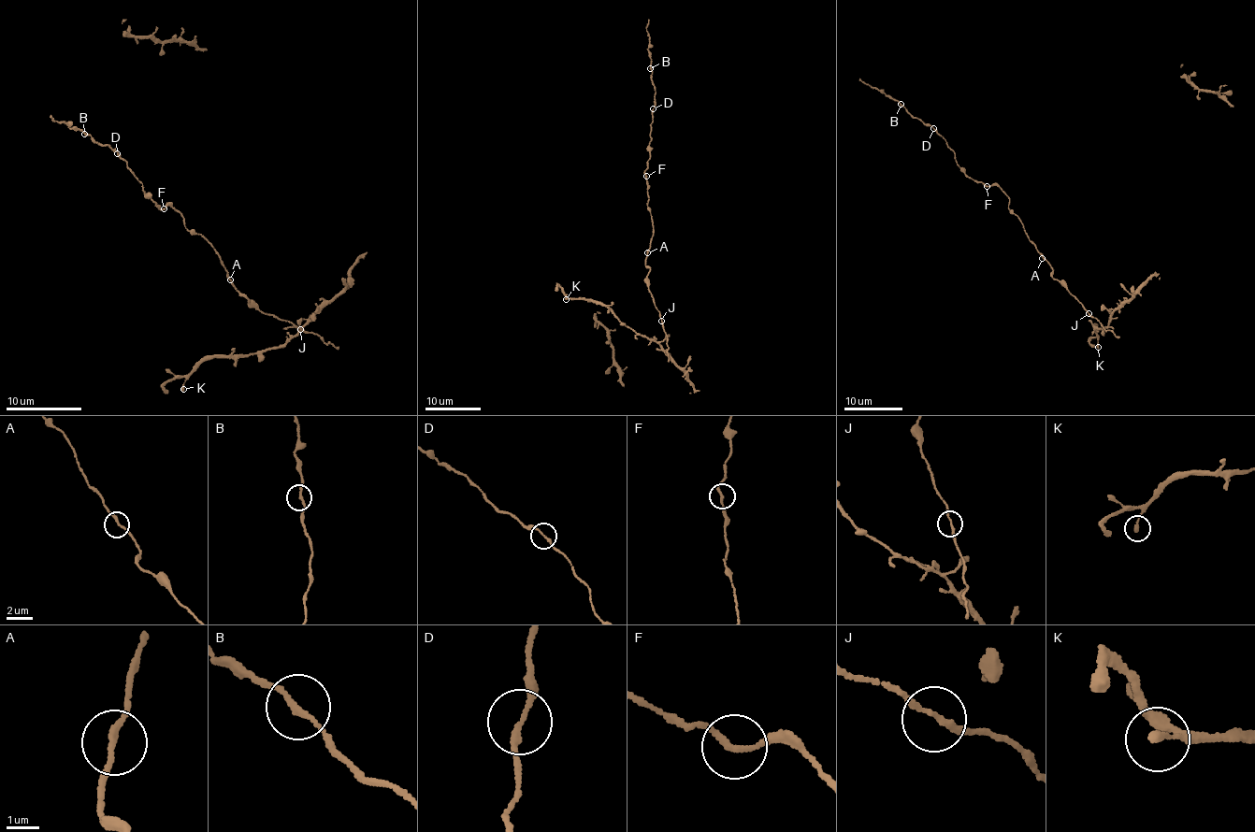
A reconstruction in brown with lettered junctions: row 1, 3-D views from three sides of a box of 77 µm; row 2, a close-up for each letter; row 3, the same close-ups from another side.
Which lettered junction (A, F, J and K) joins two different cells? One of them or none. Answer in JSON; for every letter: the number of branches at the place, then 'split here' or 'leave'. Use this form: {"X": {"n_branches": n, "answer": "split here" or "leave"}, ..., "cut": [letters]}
{"A": {"n_branches": 2, "answer": "leave"}, "F": {"n_branches": 2, "answer": "leave"}, "J": {"n_branches": 2, "answer": "leave"}, "K": {"n_branches": 1, "answer": "leave"}, "cut": []}

